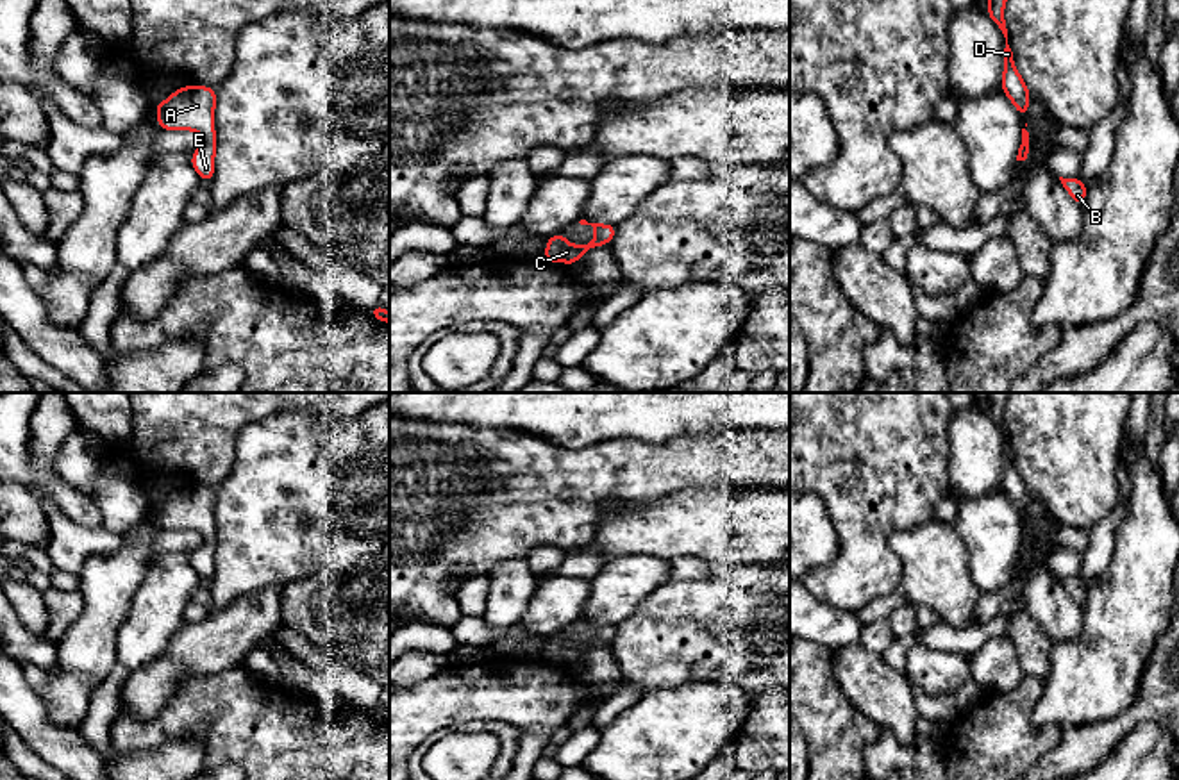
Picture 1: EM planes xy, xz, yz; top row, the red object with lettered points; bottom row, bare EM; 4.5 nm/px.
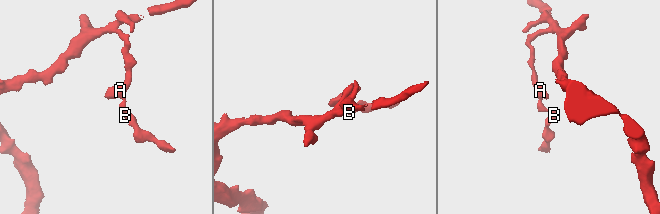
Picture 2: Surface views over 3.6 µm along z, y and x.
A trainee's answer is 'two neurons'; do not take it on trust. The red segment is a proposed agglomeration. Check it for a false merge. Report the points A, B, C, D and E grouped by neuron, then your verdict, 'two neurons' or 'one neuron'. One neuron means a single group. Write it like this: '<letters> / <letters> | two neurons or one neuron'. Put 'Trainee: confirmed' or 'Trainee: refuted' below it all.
A B C D E | one neuron
Trainee: refuted

